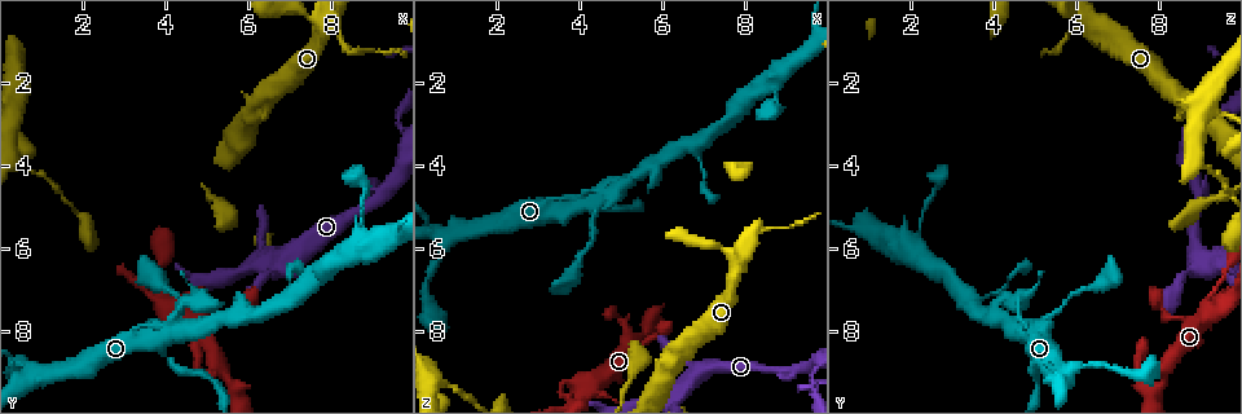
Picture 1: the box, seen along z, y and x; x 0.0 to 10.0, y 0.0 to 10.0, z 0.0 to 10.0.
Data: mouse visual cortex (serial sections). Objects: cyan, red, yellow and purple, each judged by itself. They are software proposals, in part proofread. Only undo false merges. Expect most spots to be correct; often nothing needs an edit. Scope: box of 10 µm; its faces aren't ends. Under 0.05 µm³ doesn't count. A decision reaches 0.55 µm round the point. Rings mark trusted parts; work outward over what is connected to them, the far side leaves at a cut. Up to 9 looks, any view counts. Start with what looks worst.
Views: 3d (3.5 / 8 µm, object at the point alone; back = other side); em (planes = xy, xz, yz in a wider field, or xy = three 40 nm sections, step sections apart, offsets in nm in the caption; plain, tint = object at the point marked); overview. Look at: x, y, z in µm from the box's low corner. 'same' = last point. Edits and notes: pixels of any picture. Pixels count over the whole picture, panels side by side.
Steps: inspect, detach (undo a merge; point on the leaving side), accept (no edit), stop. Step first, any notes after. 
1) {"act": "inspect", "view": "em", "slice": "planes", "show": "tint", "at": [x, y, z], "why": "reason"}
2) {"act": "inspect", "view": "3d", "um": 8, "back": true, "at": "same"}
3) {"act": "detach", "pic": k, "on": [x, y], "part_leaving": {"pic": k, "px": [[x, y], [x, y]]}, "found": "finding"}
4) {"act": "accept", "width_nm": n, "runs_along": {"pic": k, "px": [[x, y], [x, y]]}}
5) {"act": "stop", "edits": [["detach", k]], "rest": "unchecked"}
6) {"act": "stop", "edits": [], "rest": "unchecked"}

{"act": "inspect", "view": "3d", "um": 8, "back": true, "at": [3.80, 7.30, 9.20], "why": "small branch off a trunk"}

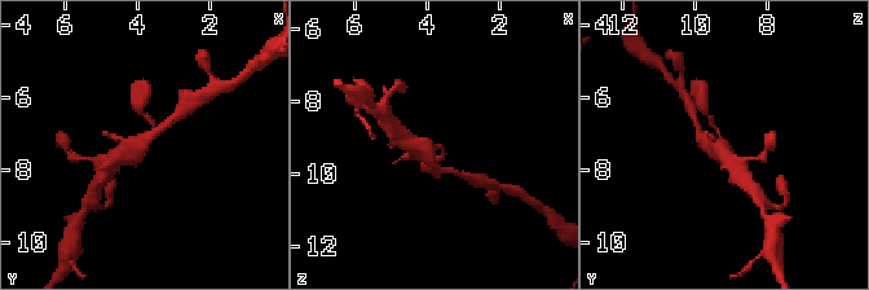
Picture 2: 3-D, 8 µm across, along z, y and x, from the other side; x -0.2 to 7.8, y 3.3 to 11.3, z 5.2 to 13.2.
{"act": "inspect", "view": "em", "slice": "xy", "step": 5, "show": "tint", "at": "same"}

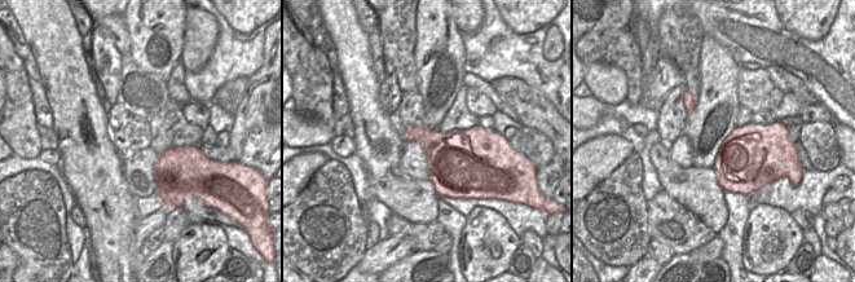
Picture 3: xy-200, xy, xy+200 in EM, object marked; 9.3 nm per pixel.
{"act": "accept", "runs_along": {"pic": 2, "px": [[733, 166], [710, 121]]}, "found": "all the same cell"}

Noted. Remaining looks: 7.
{"act": "inspect", "view": "3d", "um": 8, "at": [0.95, 9.05, 5.80], "why": "four arms meet"}

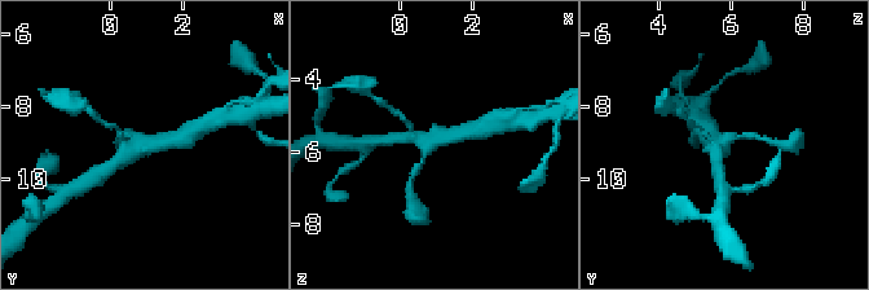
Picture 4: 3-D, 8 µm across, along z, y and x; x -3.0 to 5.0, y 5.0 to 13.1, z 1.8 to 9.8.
{"act": "inspect", "view": "3d", "um": 3.5, "at": "same", "why": "zoom in"}

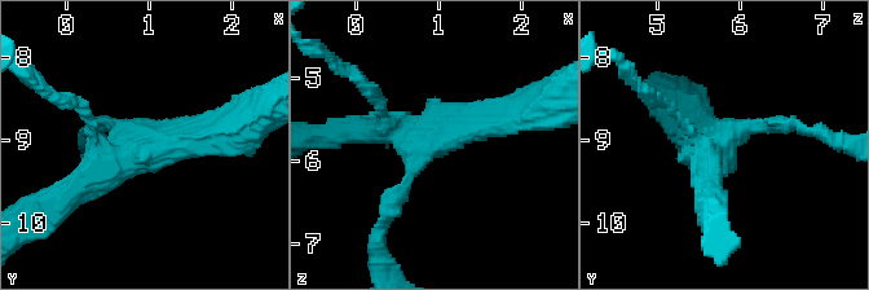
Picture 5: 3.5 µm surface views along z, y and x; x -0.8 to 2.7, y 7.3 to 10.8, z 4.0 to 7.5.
{"act": "inspect", "view": "em", "slice": "xy", "step": 2, "show": "tint", "at": [0.90, 9.05, 5.75], "arms": 4, "arm_widths_nm": [150, 150, 300, 400], "why": "shape alone is not enough"}

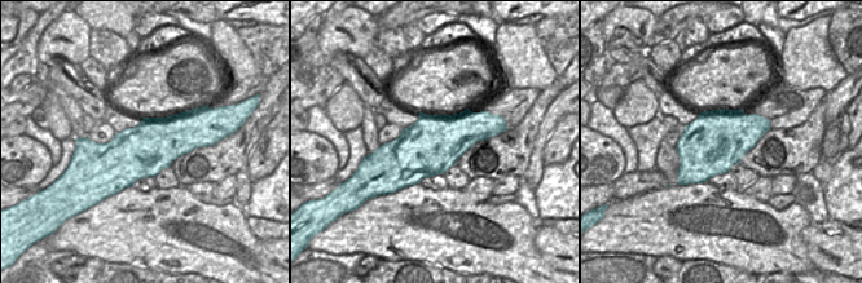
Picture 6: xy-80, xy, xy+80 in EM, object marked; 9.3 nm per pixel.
{"act": "accept", "found": "one cell here"}

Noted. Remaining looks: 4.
{"act": "inspect", "view": "3d", "um": 3.5, "at": [5.50, 9.15, 8.05], "why": "narrows sharply"}

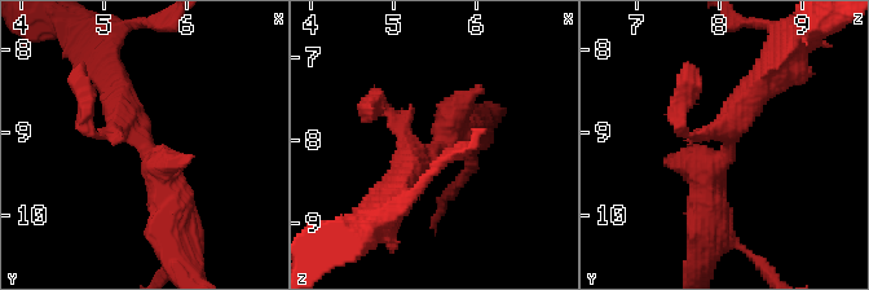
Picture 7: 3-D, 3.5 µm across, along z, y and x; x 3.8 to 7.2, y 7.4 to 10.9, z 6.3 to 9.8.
{"act": "inspect", "view": "em", "slice": "xy", "step": 3, "show": "tint", "at": [5.50, 9.15, 8.05], "why": "shape alone is not enough"}

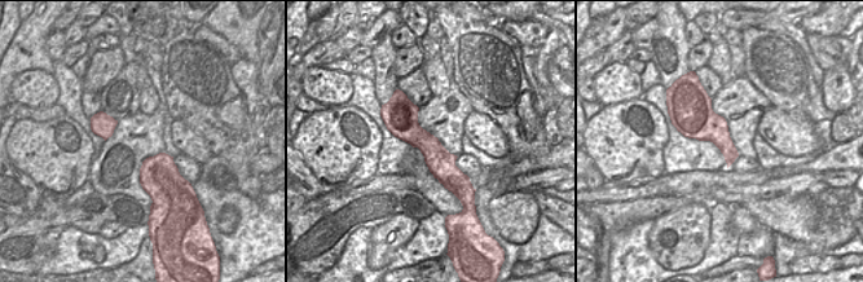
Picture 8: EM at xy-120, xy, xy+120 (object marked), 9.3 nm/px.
{"act": "accept", "runs_along": {"pic": 7, "px": [[113, 77], [120, 121], [180, 211]]}, "found": "one cell here"}

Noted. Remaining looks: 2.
{"act": "stop", "edits": [], "rest": "unchecked"}

